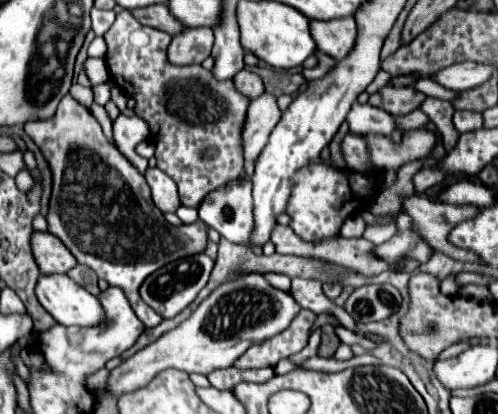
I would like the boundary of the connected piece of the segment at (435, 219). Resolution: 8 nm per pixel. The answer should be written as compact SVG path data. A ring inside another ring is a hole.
M412 194L412 196L404 196L404 198L402 198L402 210L412 218L412 230L414 230L420 238L424 238L434 250L444 252L446 256L450 256L450 258L454 258L454 260L482 264L482 262L478 262L478 258L476 258L472 252L468 252L468 250L460 250L460 248L454 248L454 246L450 246L448 240L446 240L446 236L448 236L448 232L452 230L452 226L456 226L458 222L462 222L462 220L466 220L466 218L472 218L472 216L478 212L476 206L450 206L450 204L436 204L436 202L428 200L426 196L416 196L416 194Z

